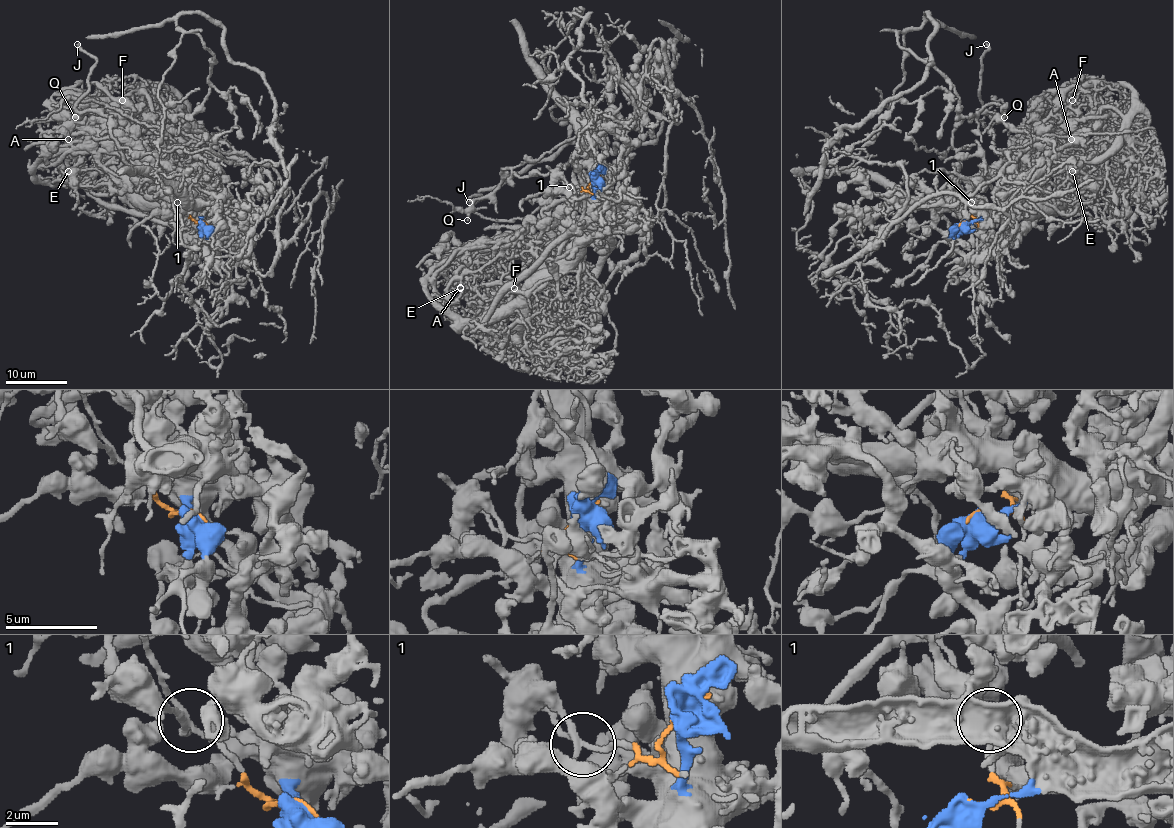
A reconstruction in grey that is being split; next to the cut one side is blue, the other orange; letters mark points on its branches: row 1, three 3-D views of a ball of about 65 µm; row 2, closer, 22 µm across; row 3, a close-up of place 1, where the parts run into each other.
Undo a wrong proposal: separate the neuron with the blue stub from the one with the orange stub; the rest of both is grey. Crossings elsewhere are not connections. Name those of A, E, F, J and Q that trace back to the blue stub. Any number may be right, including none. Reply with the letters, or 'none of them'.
A, E, F

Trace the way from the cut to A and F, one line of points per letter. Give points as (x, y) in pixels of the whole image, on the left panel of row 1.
A: (203, 221), (198, 195), (190, 187), (161, 181), (149, 163), (105, 129), (79, 129), (64, 113), (68, 140)
F: (203, 221), (175, 207), (149, 183), (139, 132), (116, 112), (122, 99)

